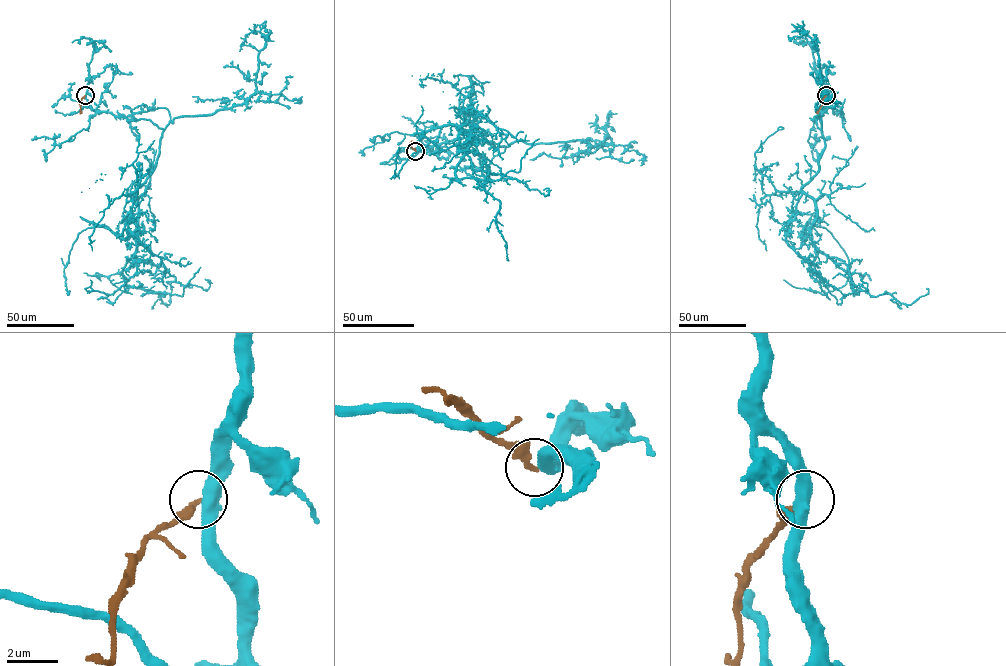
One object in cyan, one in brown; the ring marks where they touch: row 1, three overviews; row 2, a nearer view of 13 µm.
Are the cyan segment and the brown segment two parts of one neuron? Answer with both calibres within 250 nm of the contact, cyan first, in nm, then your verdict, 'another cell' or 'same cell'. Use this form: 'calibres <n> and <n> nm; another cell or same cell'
calibres 480 and 280 nm; another cell

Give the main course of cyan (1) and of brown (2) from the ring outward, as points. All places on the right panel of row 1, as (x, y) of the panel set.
1: (826, 95), (813, 120), (825, 149), (802, 189), (816, 210), (813, 245), (854, 289), (910, 305), (926, 288)
2: (826, 95), (818, 113)

